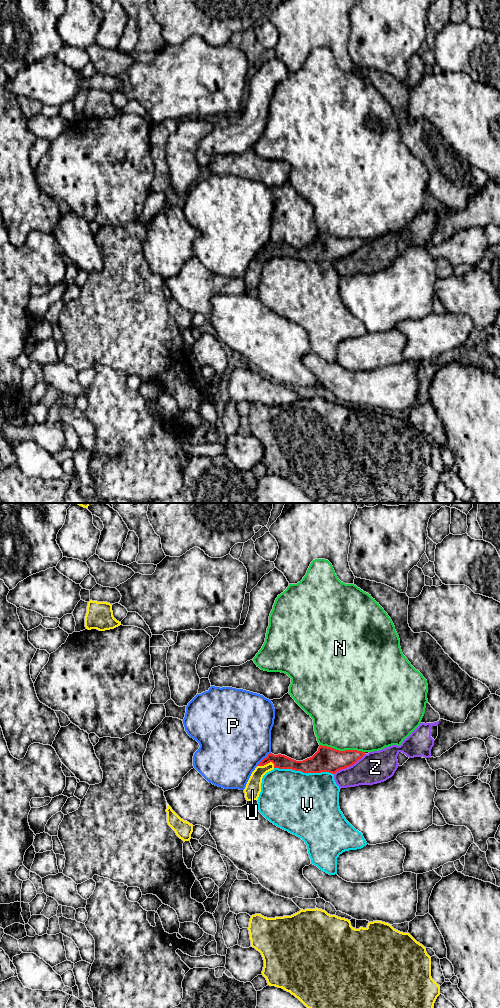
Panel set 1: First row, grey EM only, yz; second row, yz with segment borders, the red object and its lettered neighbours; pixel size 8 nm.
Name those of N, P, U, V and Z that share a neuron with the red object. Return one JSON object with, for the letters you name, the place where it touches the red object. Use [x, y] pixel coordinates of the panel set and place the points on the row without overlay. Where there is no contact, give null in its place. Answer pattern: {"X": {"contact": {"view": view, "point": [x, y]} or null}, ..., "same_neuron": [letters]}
{"U": {"contact": {"view": "yz", "point": [266, 251]}}, "same_neuron": ["U"]}

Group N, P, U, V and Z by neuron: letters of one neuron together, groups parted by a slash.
N / P / U / V / Z

